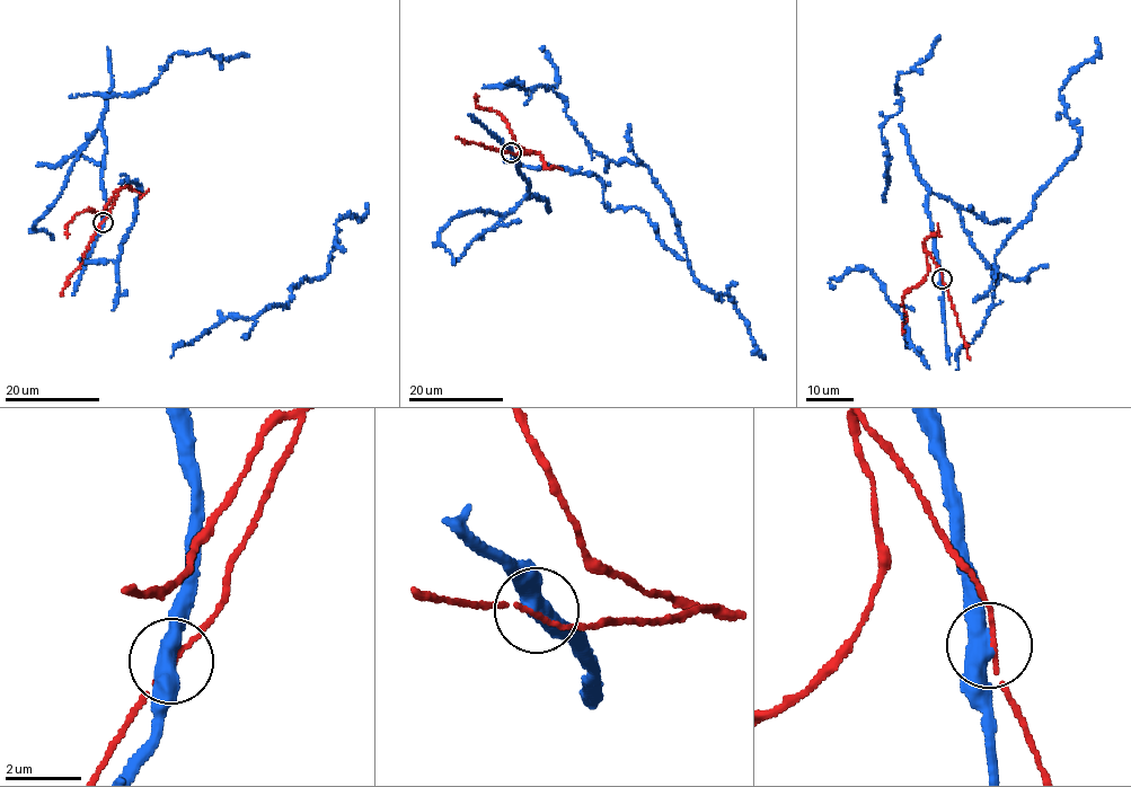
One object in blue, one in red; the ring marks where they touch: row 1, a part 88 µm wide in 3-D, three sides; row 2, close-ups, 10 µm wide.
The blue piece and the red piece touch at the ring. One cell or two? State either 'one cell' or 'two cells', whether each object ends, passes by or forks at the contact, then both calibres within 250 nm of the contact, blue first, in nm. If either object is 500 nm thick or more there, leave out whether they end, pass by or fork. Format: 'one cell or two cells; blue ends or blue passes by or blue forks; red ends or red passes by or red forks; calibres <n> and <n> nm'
two cells; blue passes by; red passes by; calibres 460 and 100 nm

